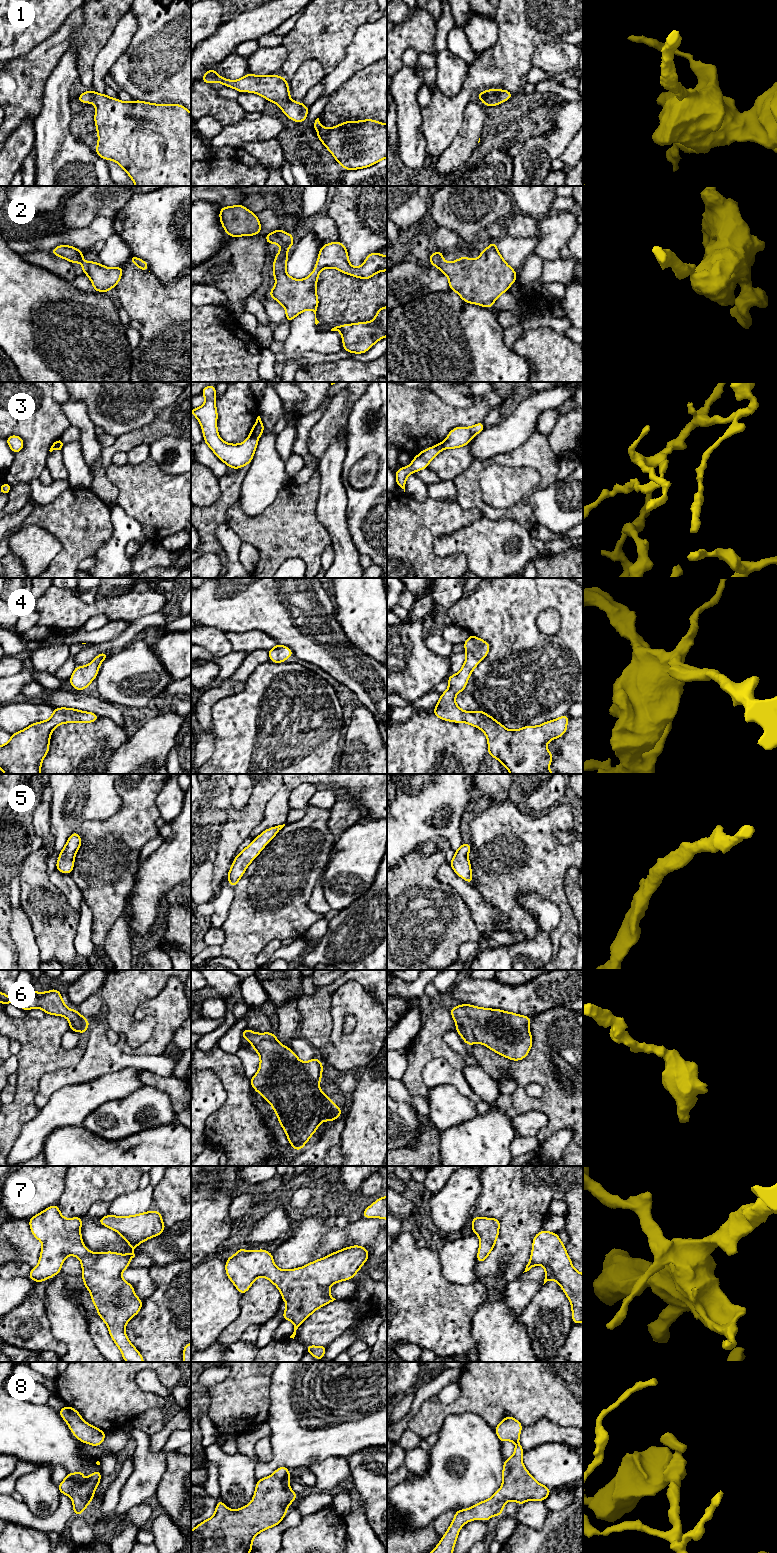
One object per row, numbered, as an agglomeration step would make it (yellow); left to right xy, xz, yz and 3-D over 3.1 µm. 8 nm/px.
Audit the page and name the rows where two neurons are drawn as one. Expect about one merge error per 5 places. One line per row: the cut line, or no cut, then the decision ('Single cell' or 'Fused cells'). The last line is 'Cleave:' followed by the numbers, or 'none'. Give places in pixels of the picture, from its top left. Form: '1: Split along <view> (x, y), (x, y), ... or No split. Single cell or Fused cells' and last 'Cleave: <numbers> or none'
1: No split. Single cell
2: No split. Single cell
3: Split along xz (249, 436), (257, 439). Fused cells
4: No split. Single cell
5: No split. Single cell
6: No split. Single cell
7: No split. Single cell
8: No split. Single cell
Cleave: 3

